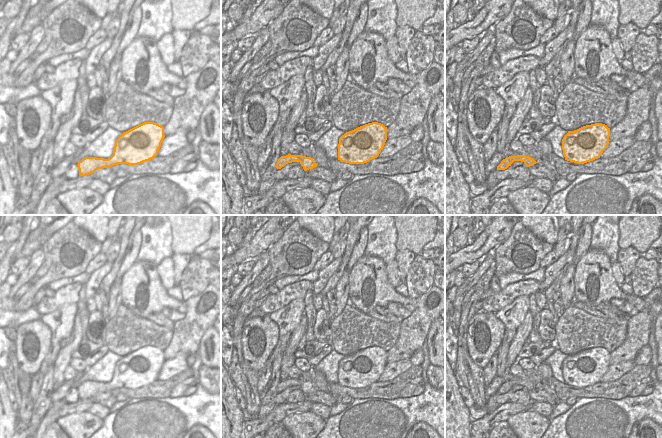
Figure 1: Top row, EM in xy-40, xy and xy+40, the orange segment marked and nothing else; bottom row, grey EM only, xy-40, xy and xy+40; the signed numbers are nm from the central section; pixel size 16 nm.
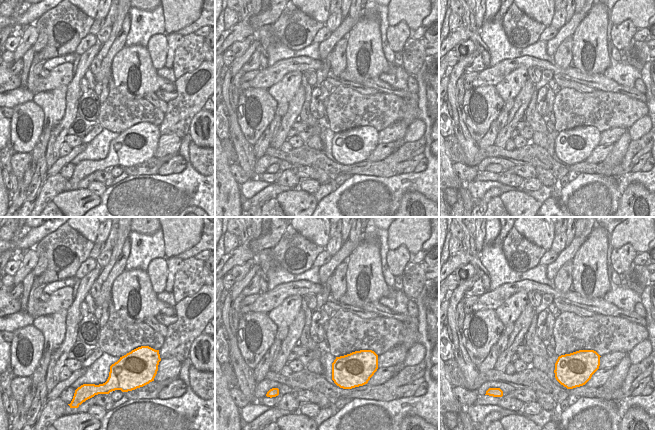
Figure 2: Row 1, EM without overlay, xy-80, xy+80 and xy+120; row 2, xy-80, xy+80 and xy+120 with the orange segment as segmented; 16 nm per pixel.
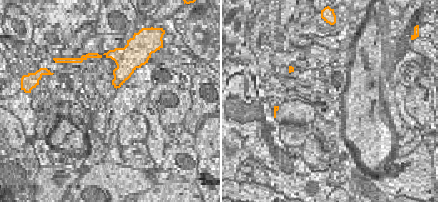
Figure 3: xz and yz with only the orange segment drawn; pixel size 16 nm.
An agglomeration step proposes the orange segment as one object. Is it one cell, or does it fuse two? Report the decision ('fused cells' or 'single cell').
single cell

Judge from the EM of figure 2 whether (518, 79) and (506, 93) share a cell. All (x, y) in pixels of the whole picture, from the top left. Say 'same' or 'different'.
same

